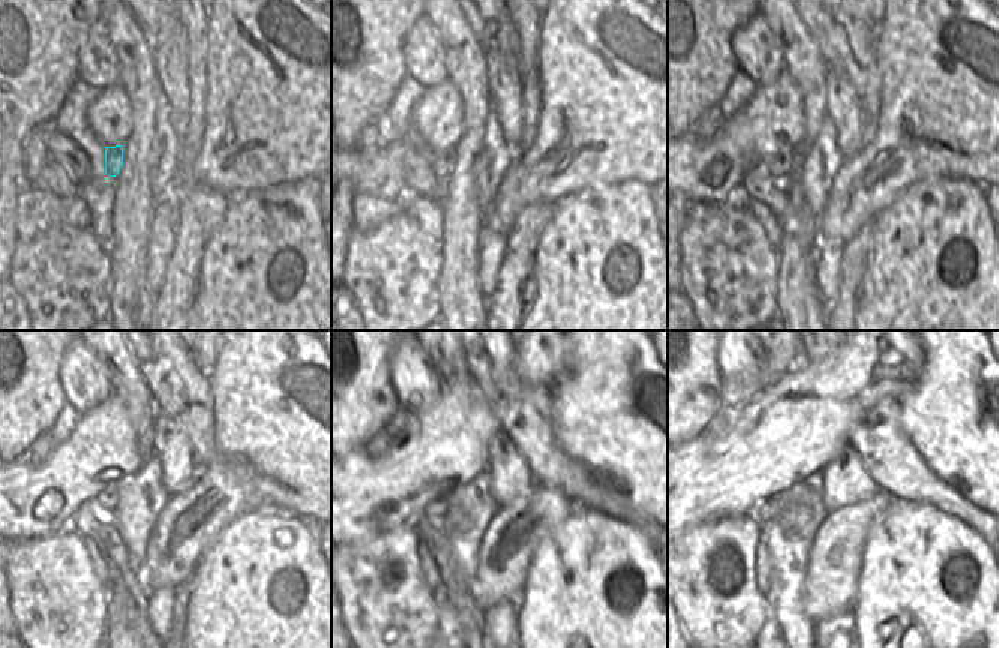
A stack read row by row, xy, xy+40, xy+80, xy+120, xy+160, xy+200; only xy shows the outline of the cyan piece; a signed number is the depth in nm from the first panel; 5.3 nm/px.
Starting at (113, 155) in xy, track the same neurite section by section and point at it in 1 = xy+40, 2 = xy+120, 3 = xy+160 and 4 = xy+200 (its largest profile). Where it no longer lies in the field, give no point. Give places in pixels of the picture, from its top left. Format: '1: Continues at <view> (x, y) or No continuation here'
1: Continues at xy+40 (443, 164)
2: Continues at xy+120 (102, 506)
3: Continues at xy+160 (434, 510)
4: Continues at xy+200 (765, 510)

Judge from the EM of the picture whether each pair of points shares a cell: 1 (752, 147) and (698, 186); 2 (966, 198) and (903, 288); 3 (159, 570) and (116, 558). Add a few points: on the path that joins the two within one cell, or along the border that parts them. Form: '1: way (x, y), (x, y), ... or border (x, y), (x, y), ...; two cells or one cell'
1: way (737, 147), (729, 153), (723, 153), (704, 171); one cell
2: way (948, 221), (939, 233), (936, 255), (926, 266); one cell
3: border (135, 575), (140, 587), (147, 594); two cells

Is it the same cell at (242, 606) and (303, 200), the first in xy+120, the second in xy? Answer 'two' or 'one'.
one

